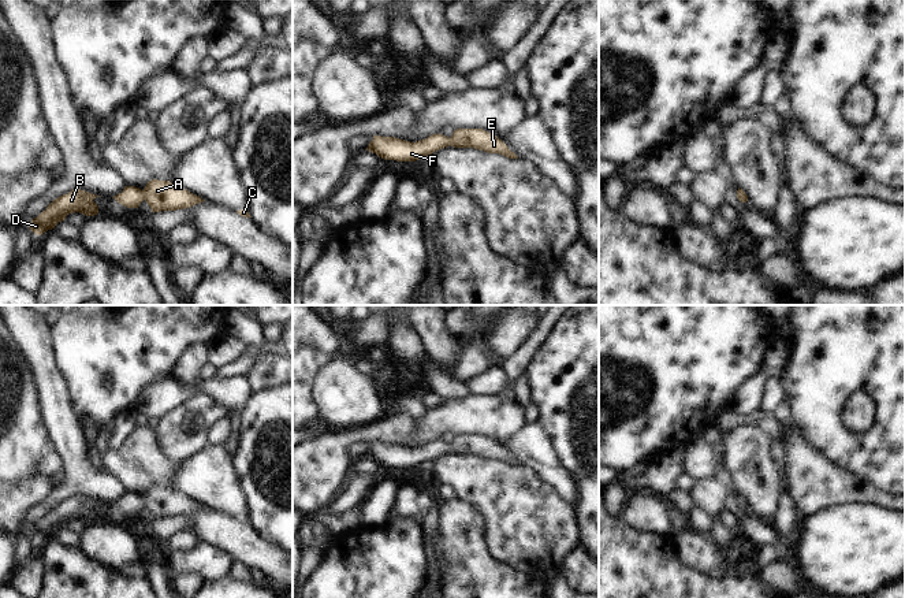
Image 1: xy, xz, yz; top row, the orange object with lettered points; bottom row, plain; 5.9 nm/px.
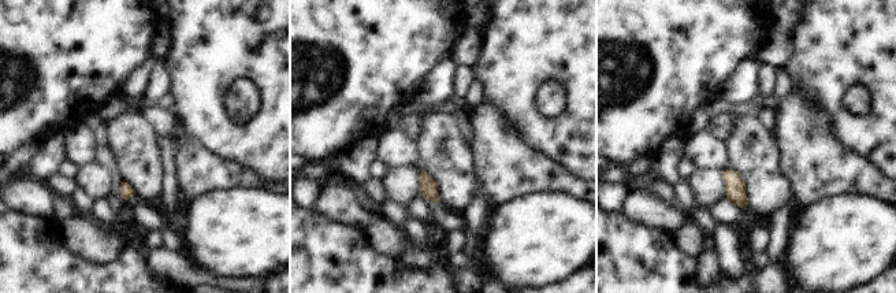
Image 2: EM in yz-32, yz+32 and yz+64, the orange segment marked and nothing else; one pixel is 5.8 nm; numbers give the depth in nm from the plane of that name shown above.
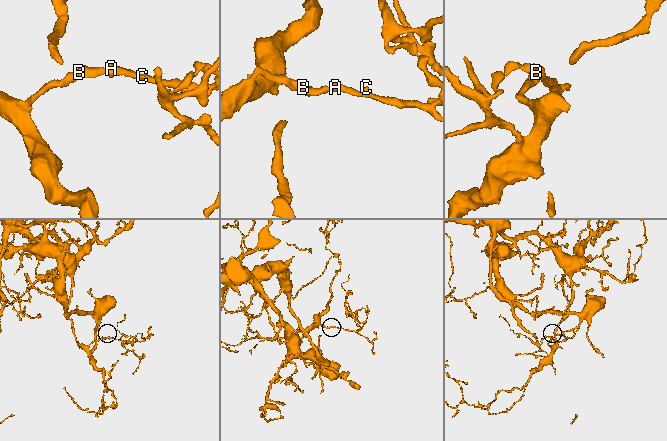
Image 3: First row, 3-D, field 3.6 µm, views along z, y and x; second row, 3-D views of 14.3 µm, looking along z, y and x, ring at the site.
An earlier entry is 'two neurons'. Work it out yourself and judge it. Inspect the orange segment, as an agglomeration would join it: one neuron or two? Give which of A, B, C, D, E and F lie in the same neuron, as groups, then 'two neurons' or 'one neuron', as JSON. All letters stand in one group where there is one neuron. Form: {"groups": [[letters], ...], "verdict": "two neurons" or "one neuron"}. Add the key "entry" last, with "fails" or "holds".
{"groups": [["A", "B", "C", "D", "E", "F"]], "verdict": "one neuron", "entry": "fails"}

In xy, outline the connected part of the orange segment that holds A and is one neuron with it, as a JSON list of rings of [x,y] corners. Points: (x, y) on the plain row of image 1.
[[[159,486],[149,487],[142,497],[135,493],[124,493],[123,498],[113,505],[127,515],[138,515],[145,506],[152,519],[185,516],[205,508],[170,487]]]

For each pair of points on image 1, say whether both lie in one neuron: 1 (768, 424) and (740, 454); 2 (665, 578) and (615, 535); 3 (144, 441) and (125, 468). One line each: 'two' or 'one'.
1: two
2: one
3: one

